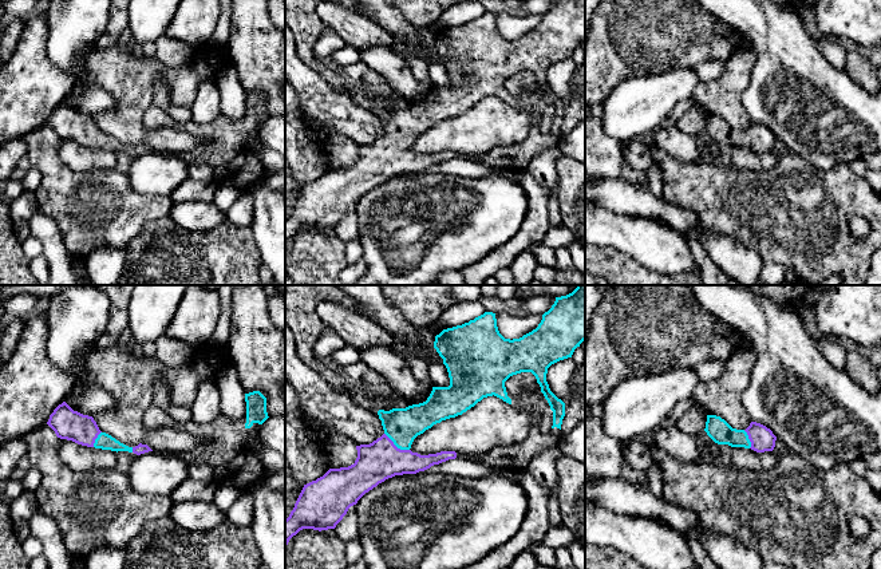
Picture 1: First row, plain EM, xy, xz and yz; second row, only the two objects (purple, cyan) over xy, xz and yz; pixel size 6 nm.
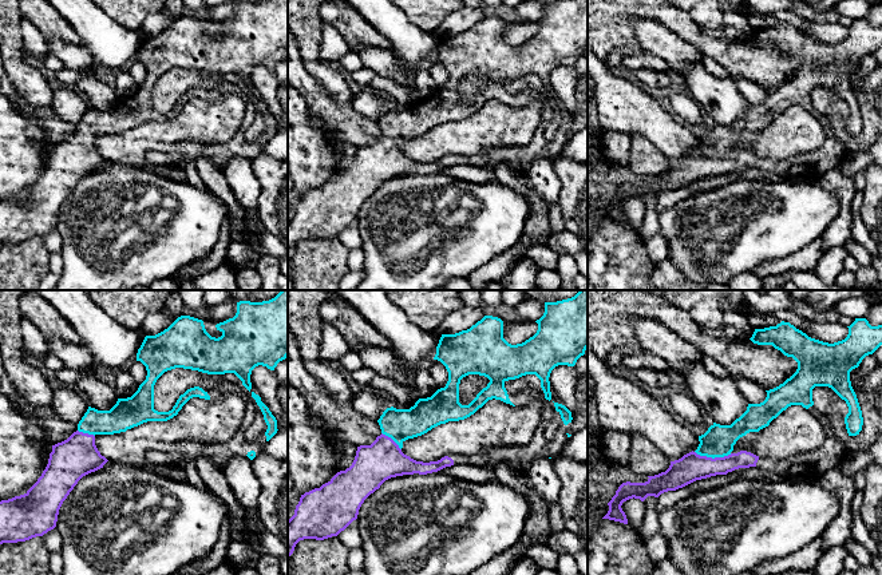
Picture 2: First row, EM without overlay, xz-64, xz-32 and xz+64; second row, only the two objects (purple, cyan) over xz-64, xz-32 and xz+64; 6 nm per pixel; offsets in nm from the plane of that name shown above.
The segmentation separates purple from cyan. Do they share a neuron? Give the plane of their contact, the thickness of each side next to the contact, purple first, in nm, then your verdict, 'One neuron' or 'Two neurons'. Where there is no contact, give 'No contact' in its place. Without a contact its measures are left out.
Touches purple in xz. Thickness 240 nm (purple) against 220 nm. One neuron

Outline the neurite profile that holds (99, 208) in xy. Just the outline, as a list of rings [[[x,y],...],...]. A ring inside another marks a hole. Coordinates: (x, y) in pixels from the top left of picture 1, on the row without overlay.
[[[48,125],[37,127],[24,141],[31,167],[42,174],[33,191],[37,208],[55,221],[74,258],[86,258],[100,246],[126,249],[146,224],[170,214],[174,204],[169,195],[139,194],[131,187],[129,175],[115,169],[72,171],[60,161],[59,138]]]

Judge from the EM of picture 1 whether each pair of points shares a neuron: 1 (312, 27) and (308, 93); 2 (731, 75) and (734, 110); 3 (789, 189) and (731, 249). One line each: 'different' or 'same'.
1: different
2: same
3: different

